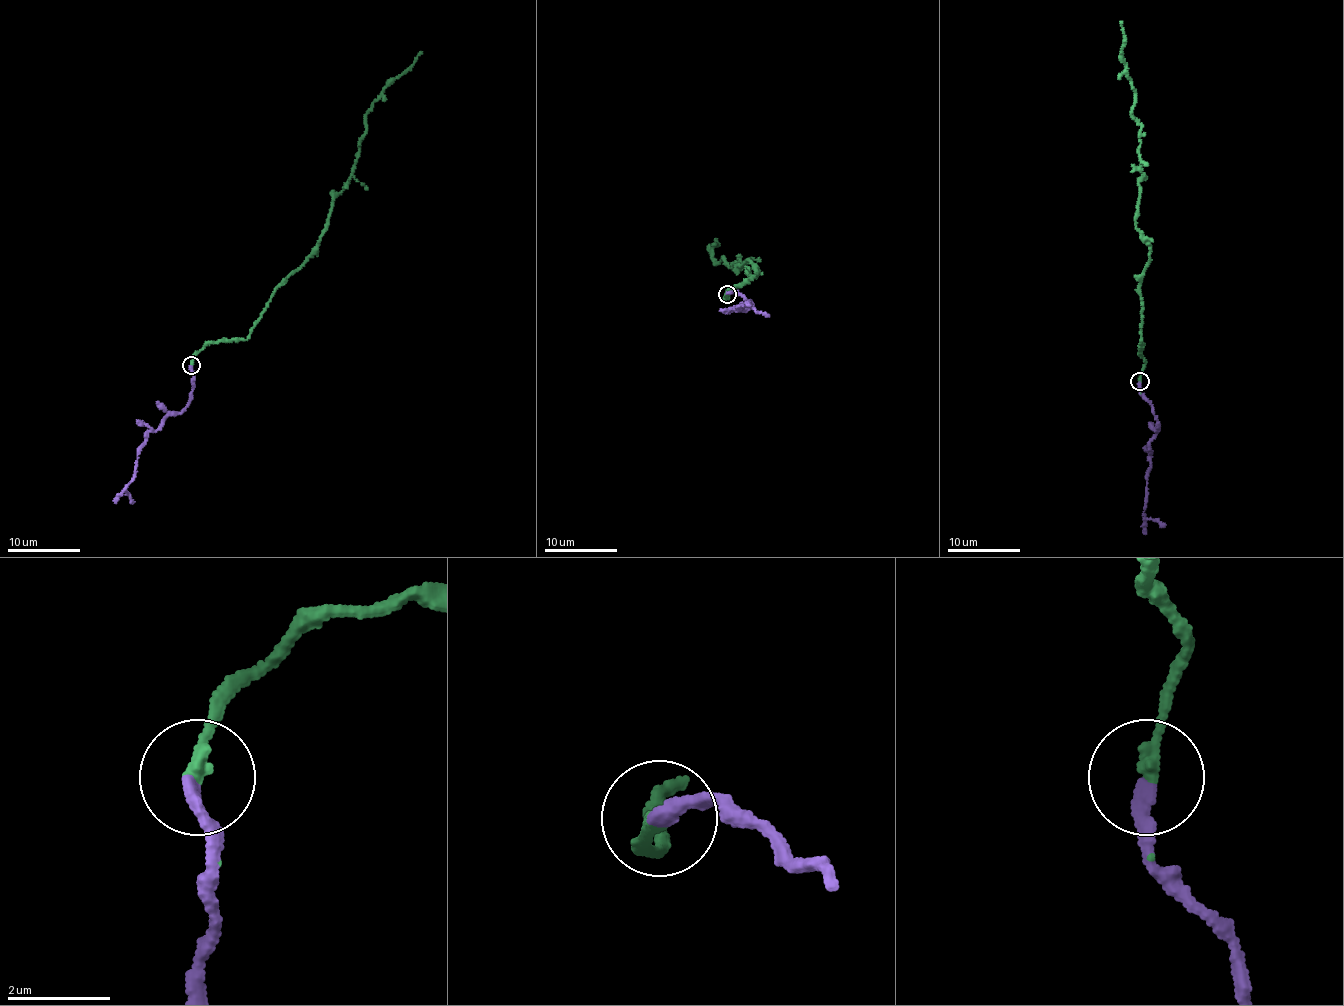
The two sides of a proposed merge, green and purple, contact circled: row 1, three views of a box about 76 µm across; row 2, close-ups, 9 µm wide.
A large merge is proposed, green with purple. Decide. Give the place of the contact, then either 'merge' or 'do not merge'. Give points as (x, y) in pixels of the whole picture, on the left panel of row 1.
at (191, 365); merge

